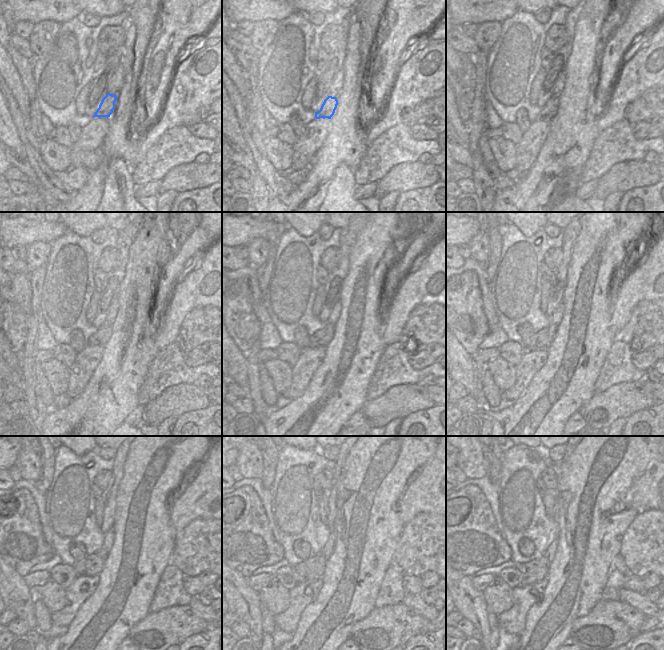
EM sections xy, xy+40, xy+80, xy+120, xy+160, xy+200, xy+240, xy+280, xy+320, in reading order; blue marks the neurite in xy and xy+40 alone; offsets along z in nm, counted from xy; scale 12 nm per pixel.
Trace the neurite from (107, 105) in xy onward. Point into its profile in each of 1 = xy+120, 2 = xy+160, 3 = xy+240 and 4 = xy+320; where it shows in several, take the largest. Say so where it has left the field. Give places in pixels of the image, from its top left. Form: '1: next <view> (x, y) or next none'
1: next xy+120 (101, 337)
2: next xy+160 (322, 337)
3: next xy+240 (91, 565)
4: next xy+320 (536, 570)

